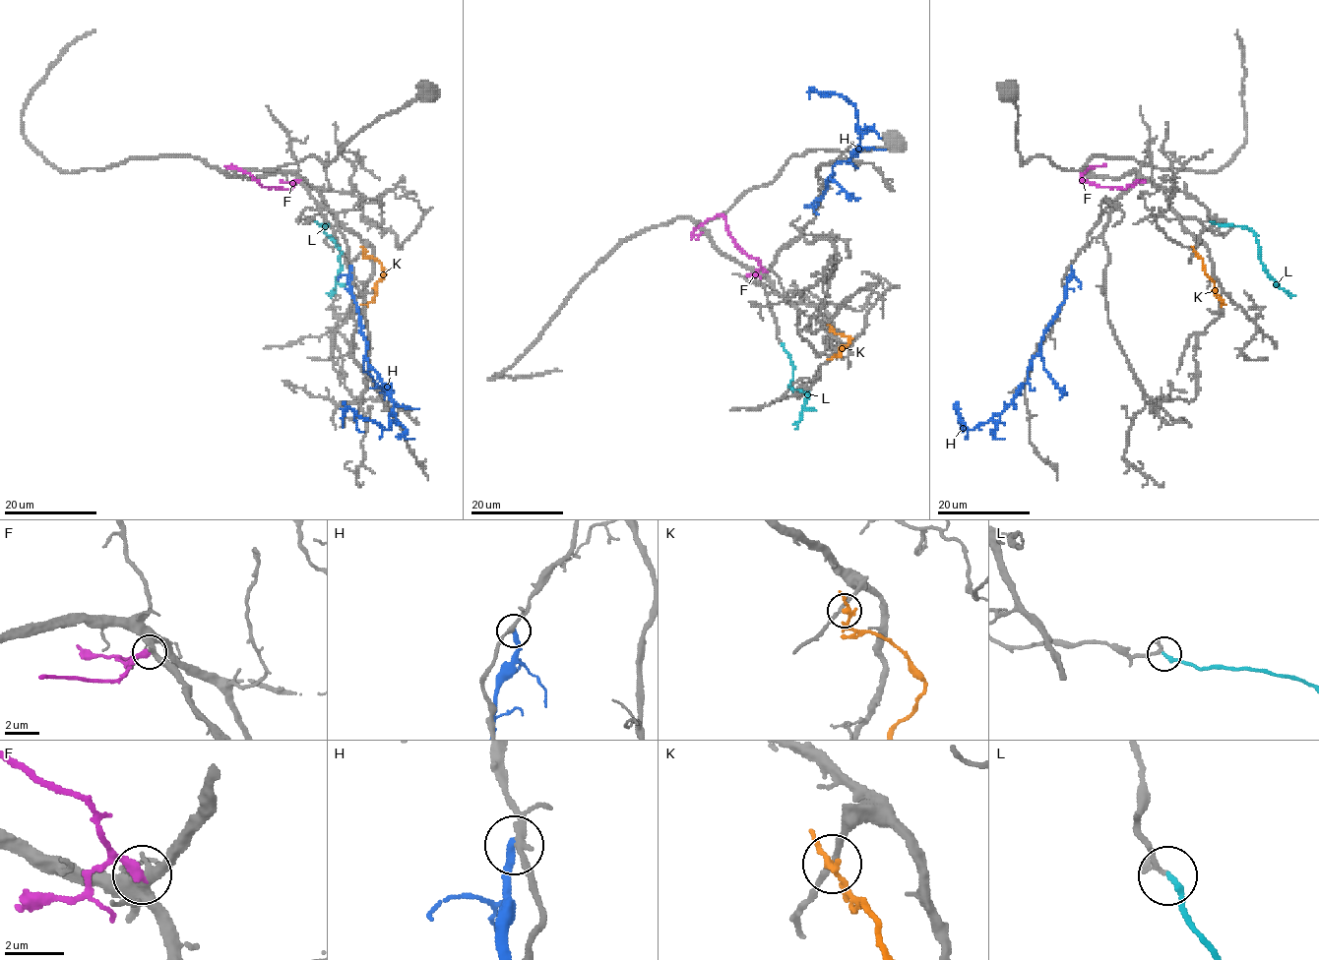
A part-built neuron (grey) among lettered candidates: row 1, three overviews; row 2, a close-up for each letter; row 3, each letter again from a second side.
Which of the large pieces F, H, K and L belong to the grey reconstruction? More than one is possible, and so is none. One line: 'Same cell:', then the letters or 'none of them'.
Same cell: L

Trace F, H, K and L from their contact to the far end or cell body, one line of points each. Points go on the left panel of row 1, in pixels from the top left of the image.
F: (299, 180), (289, 188), (264, 187), (227, 165), (230, 164), (229, 166)
H: (350, 267), (349, 293), (365, 357), (386, 385), (393, 412), (383, 429), (350, 409), (343, 411), (342, 427)
K: (363, 251), (381, 265), (384, 273), (376, 284), (374, 300), (361, 305)
L: (315, 220), (327, 225), (323, 231), (341, 252), (341, 270), (335, 291), (329, 294)

